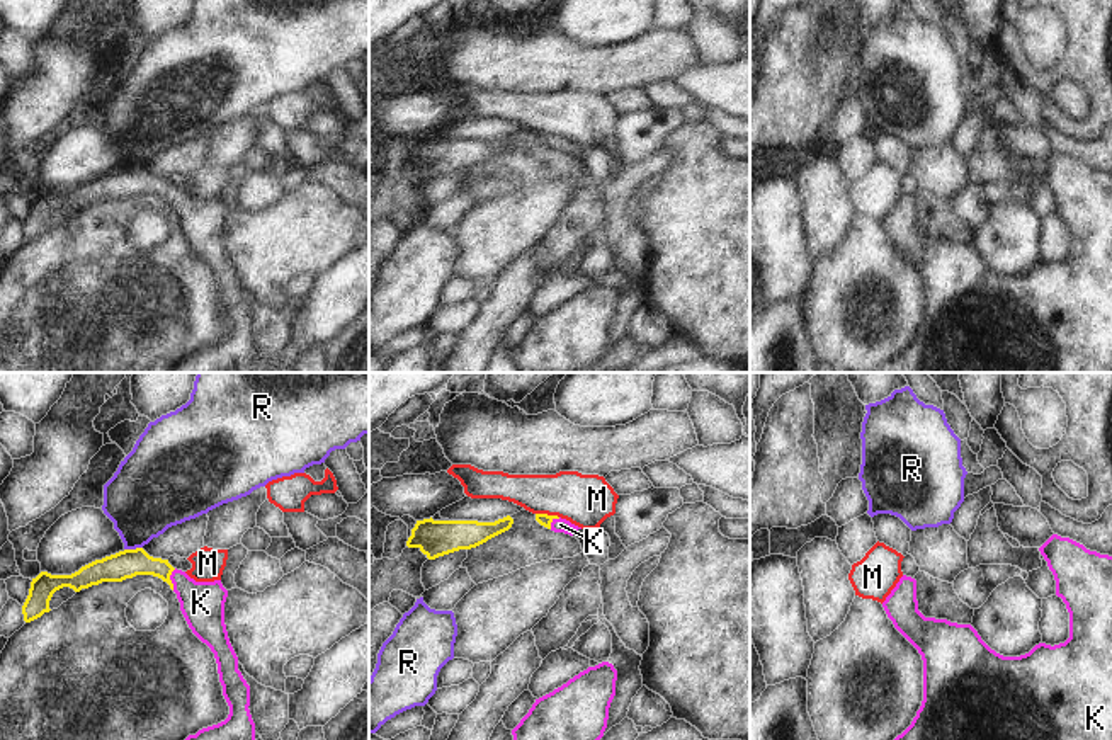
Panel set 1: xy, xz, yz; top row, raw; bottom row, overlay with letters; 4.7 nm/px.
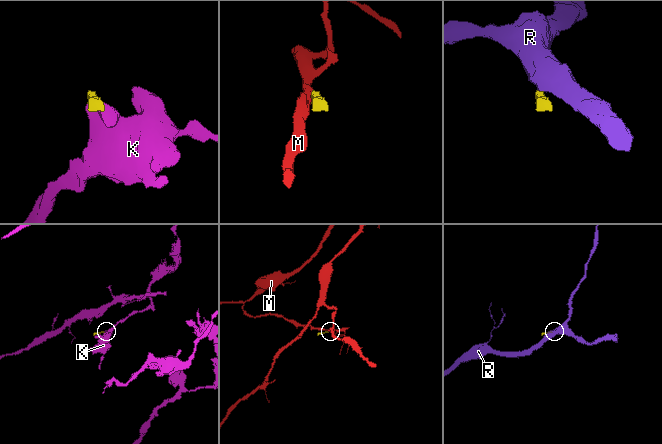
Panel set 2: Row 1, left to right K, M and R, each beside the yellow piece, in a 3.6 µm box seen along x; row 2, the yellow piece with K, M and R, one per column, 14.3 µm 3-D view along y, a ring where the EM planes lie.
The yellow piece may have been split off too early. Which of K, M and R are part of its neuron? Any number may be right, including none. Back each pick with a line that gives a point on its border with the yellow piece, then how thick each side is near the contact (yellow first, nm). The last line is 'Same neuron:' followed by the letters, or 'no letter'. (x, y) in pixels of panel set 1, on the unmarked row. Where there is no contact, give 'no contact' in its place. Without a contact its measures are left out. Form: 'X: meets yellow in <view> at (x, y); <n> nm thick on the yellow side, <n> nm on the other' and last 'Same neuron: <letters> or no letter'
K: meets yellow in xy at (169, 198); 140 nm thick on the yellow side, 200 nm on the other
Same neuron: K

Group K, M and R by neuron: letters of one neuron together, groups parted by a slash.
K / M / R

